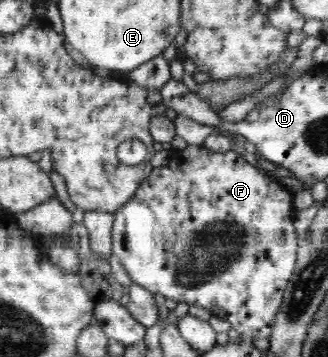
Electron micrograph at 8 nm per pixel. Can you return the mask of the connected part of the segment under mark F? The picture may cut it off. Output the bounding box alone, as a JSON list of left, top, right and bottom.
[113,146,299,339]

